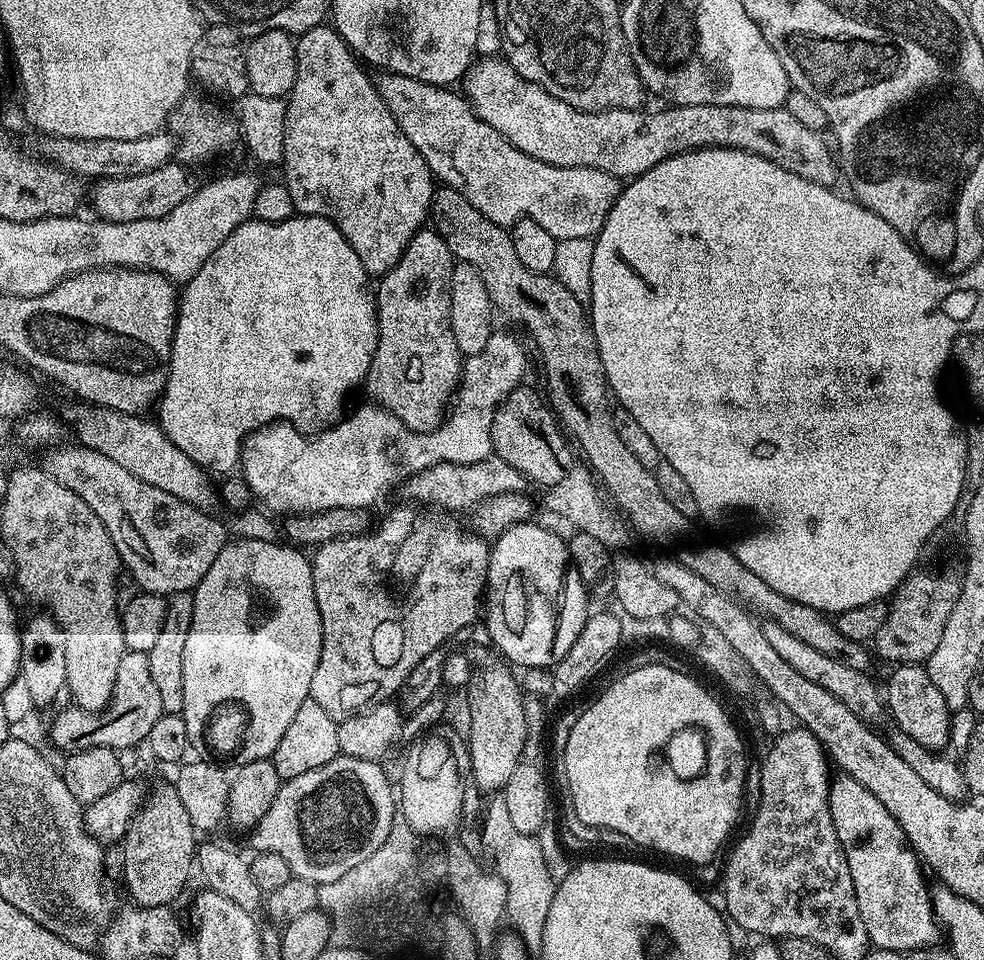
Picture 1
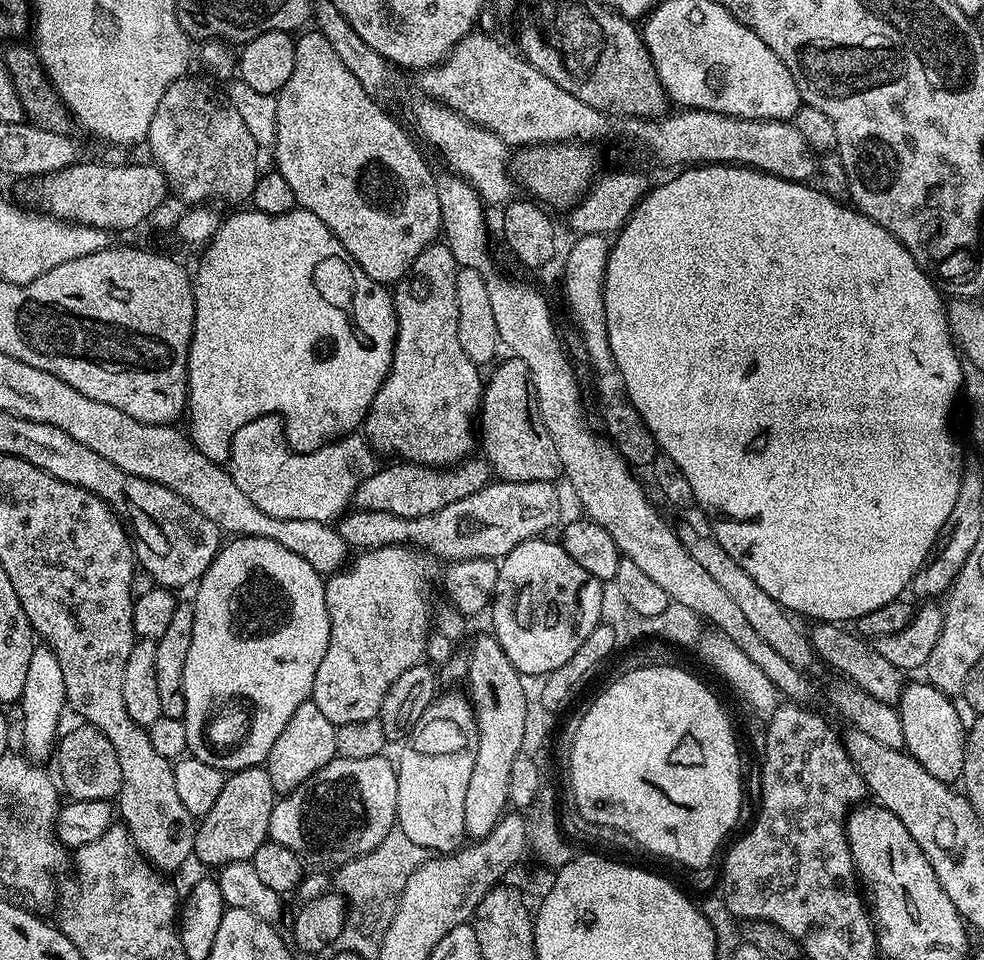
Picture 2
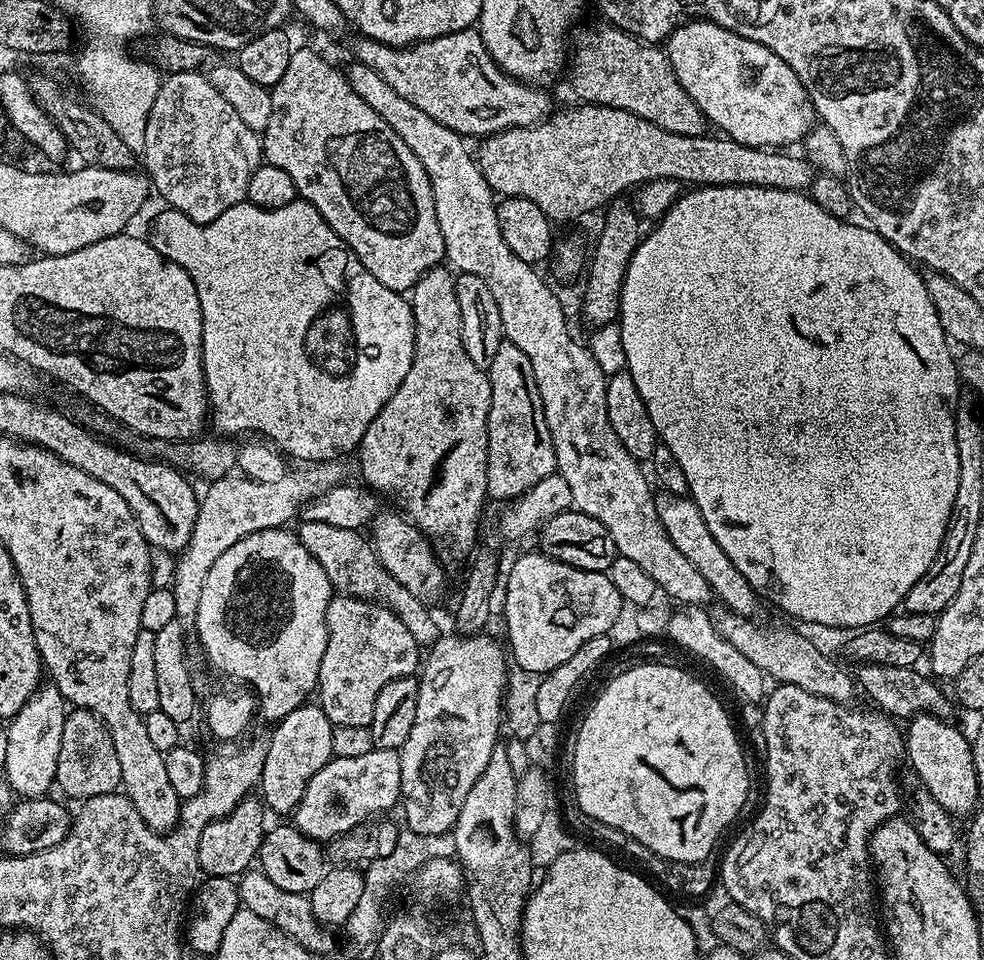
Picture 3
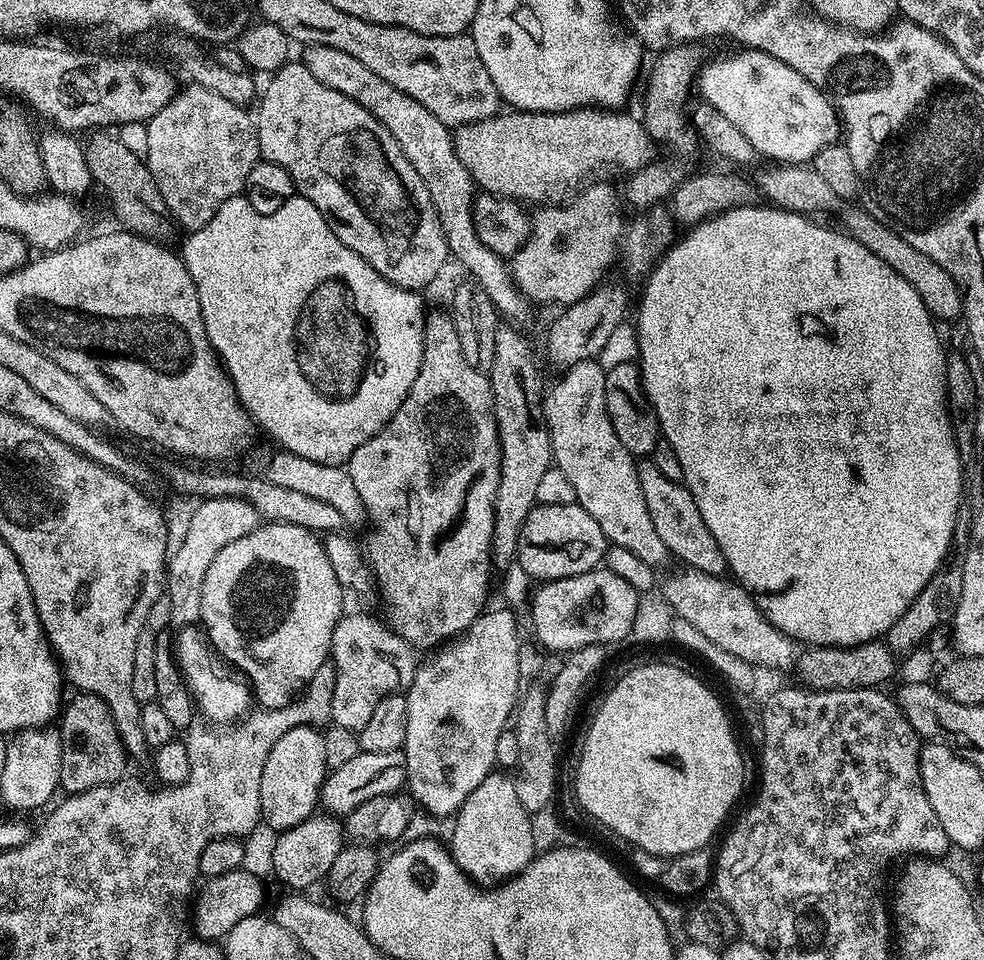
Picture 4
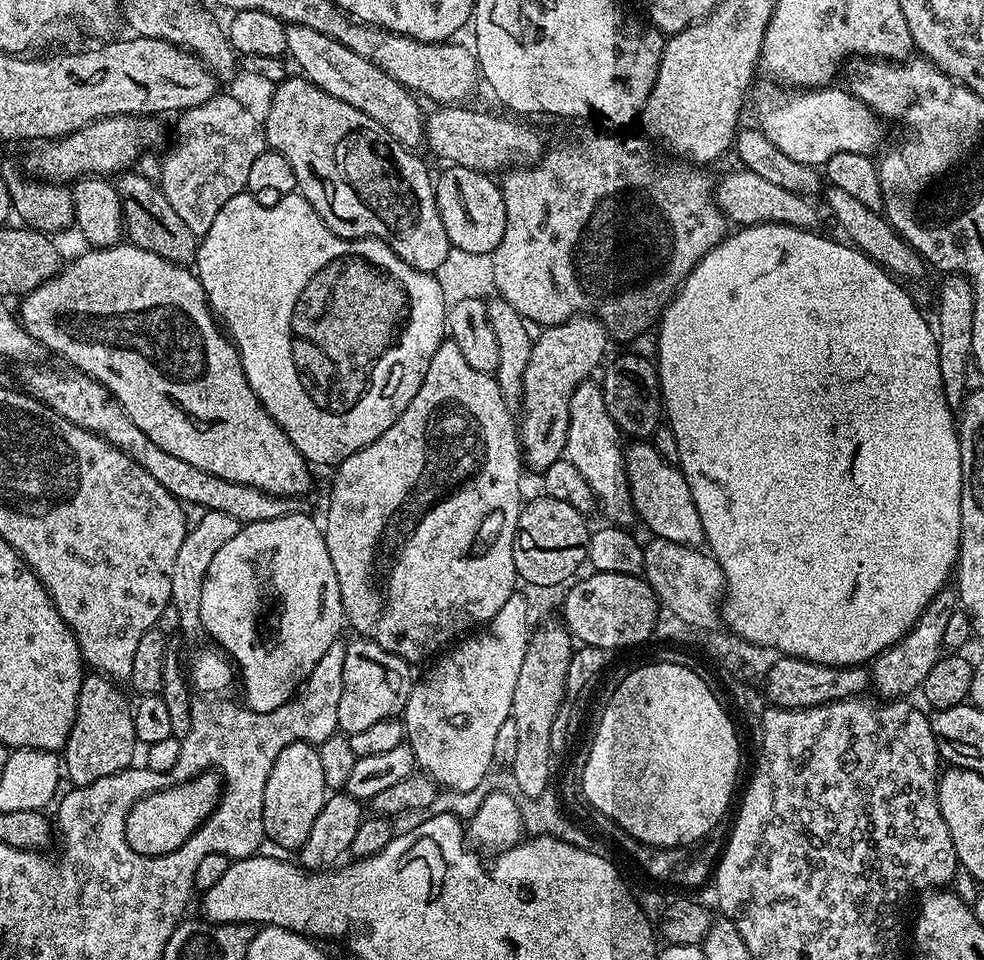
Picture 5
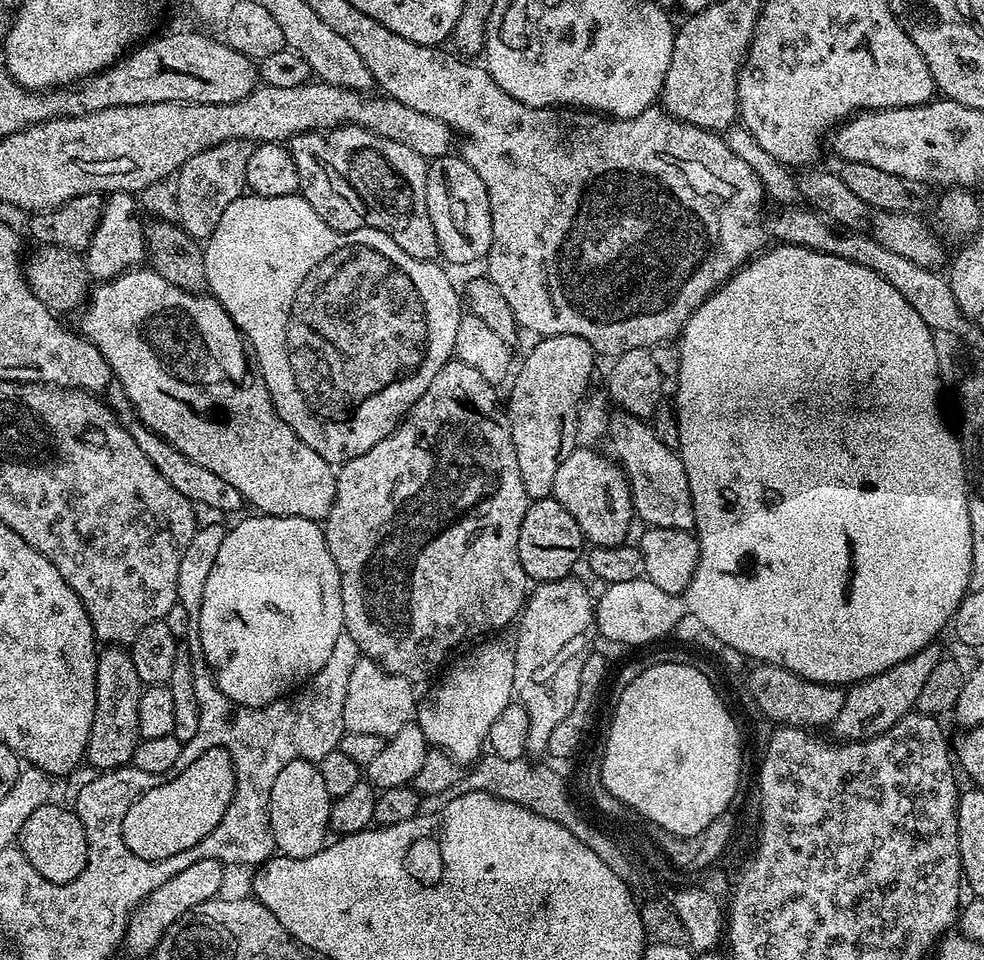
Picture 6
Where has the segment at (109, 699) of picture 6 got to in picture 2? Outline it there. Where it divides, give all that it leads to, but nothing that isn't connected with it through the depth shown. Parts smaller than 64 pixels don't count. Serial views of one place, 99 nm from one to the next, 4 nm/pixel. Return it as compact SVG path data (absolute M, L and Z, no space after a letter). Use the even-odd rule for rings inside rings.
M77 723L77 728L72 728L68 733L65 731L59 737L54 749L54 759L61 766L63 791L73 800L106 800L111 801L119 797L122 786L122 766L118 766L118 754L114 754L114 746L110 746L110 738L102 734L91 724Z

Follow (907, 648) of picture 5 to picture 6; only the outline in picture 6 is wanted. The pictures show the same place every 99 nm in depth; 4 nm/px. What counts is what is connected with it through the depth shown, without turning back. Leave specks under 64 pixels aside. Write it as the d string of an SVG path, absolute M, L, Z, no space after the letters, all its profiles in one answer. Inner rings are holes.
M936 642L927 644L922 650L918 650L918 654L906 658L901 664L895 664L890 670L851 685L845 691L842 711L830 725L830 732L833 732L831 735L837 741L847 742L849 740L869 740L886 734L886 730L890 730L890 726L894 726L894 722L898 722L907 712L915 709L918 694L922 694L922 686L926 683L926 678L930 678L934 666L938 666L938 662L942 658L938 645L939 643Z

